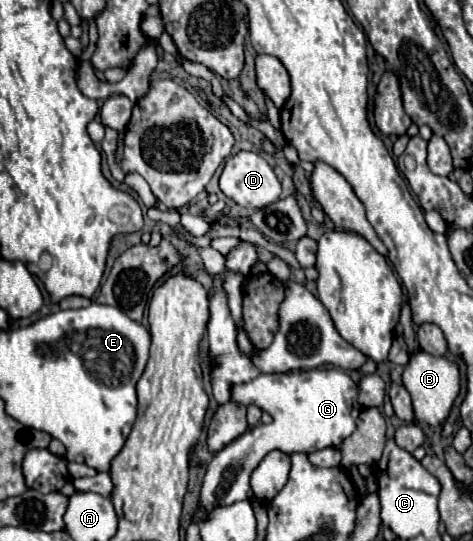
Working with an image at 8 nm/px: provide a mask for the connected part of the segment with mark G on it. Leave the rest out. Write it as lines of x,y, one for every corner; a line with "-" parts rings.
340,369
258,375
250,383
236,385
232,391
232,401
256,405
270,413
274,421
272,425
256,425
248,429
214,455
206,469
198,497
198,507
202,511
212,511
222,505
250,499
250,475
272,449
280,449
284,453
312,453
316,449
338,447
356,429
356,417
362,409
358,403
358,385

